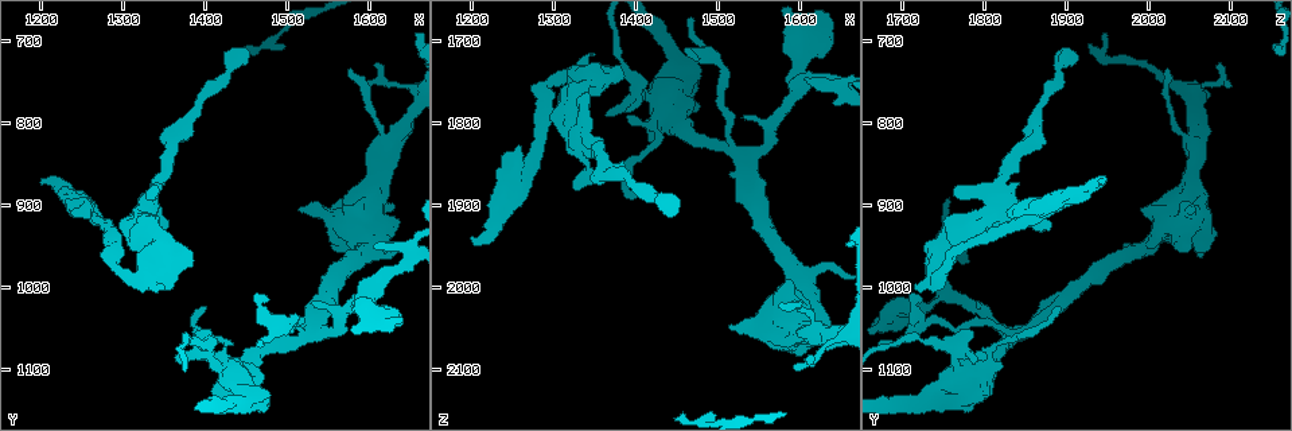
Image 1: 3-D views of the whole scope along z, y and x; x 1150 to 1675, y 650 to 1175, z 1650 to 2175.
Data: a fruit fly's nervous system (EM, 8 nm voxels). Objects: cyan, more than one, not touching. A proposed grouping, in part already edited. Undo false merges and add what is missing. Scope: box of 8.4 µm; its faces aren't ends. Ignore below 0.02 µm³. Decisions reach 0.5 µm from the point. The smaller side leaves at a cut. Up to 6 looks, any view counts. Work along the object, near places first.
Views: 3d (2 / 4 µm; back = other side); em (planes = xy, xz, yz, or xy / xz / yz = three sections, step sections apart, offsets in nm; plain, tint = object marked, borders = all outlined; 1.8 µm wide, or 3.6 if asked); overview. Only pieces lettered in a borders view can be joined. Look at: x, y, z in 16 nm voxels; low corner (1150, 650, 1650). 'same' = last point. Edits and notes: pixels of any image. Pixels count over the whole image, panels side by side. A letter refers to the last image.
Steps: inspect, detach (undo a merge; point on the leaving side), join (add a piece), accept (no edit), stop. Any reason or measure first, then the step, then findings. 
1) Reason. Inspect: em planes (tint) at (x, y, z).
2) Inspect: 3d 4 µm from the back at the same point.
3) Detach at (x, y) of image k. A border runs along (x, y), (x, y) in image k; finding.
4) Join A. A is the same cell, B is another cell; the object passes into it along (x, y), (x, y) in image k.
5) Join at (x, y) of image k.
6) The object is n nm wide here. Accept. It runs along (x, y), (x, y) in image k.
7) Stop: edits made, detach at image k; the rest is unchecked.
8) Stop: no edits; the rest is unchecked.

Branch stops here. Inspect: em 3.6 µm xy step 4 (borders) at (1200, 875, 1940).

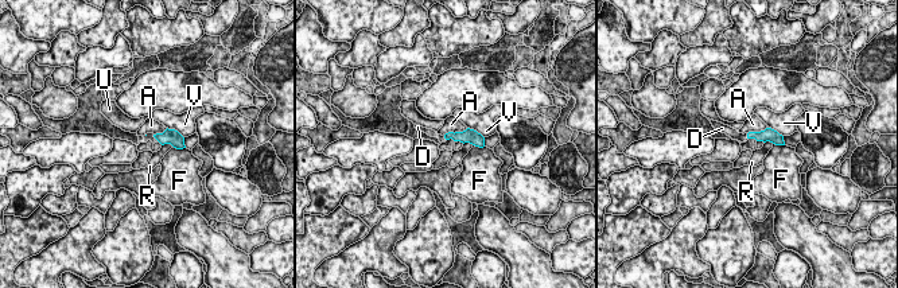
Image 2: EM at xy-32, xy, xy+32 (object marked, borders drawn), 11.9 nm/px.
Join D. D is the same cell, A, F, R, U and V are other cells; the object passes into it along (465, 136), (444, 137), (430, 132) in image 2; it goes on there.

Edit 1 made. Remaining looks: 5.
Inspect: overview.

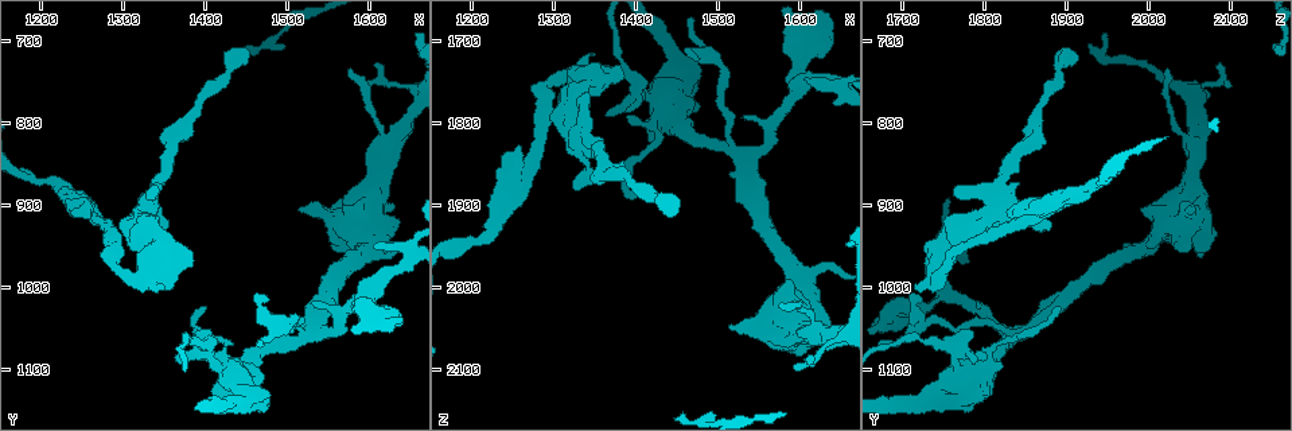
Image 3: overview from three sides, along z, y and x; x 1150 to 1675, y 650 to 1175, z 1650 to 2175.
Free end. Inspect: em xz step 8 (borders) at (1345, 1000, 1715).

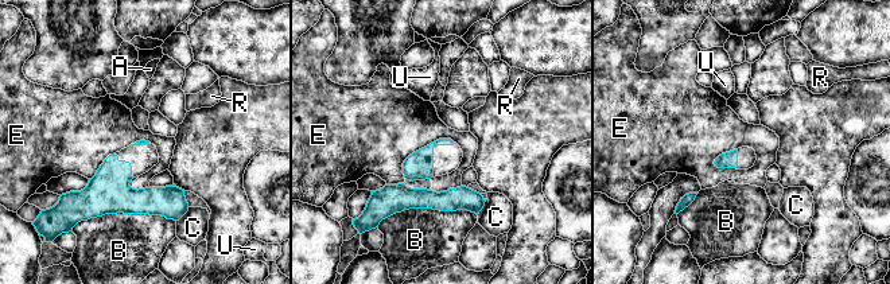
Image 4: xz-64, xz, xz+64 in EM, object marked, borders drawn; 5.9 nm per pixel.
Inspect: em planes (borders) at the same point.

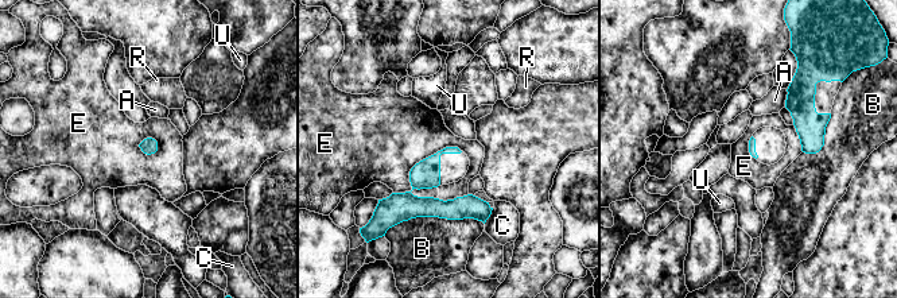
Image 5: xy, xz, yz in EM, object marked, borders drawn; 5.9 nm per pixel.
Accept. A, B, C, E, R and U are other cells; it runs along (488, 209), (400, 208), (397, 211) in image 5; none of them fits.

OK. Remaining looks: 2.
Stop: edits made, join at image 2; the rest is unchecked.

